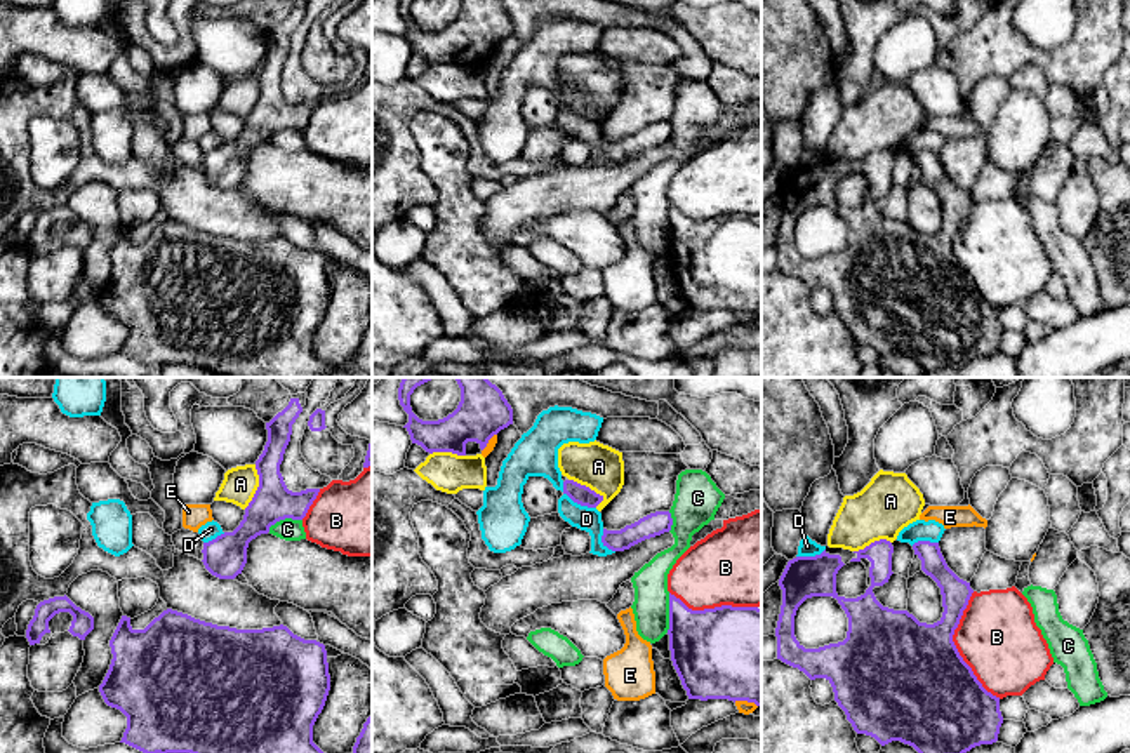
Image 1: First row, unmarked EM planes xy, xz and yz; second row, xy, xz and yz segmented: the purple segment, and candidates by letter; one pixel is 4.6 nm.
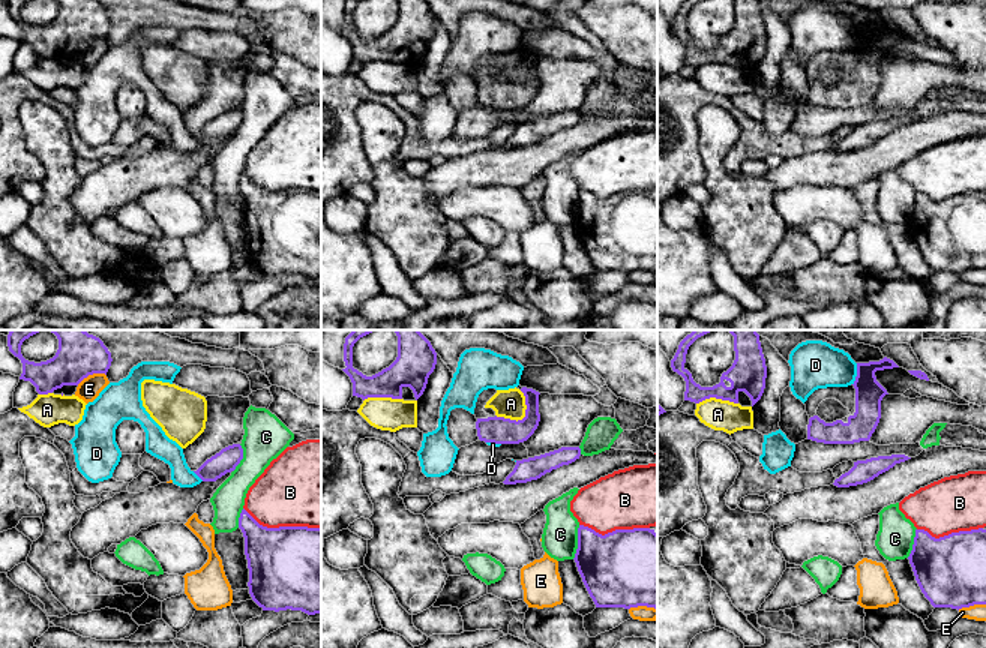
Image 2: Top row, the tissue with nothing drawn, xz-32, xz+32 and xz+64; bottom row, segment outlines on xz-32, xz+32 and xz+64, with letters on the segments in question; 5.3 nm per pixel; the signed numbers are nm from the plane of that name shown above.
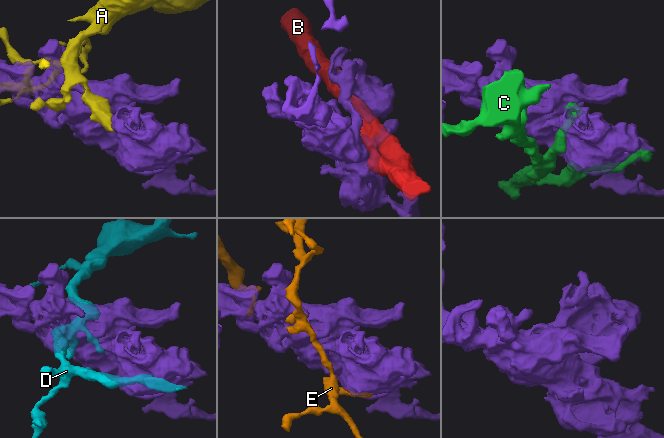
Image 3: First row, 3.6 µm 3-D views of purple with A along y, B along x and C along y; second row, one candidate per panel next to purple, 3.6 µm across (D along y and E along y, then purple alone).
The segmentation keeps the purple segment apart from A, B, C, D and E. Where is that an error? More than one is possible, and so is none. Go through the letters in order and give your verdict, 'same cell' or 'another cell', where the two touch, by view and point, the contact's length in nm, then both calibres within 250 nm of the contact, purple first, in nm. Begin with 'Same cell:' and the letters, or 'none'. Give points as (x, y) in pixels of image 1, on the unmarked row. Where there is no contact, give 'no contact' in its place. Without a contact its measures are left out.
Same cell: none
A: another cell; contact xz (584, 96); length 190 nm; calibres 90 and 220 nm
B: another cell; contact yz (955, 258); length 500 nm; calibres 500 and 380 nm
C: another cell; contact xz (670, 223); length 180 nm; calibres 360 and 170 nm
D: another cell; contact xz (576, 112); length 200 nm; calibres 90 and 110 nm
E: another cell; contact xz (746, 310); length 110 nm; calibres 440 and 60 nm

